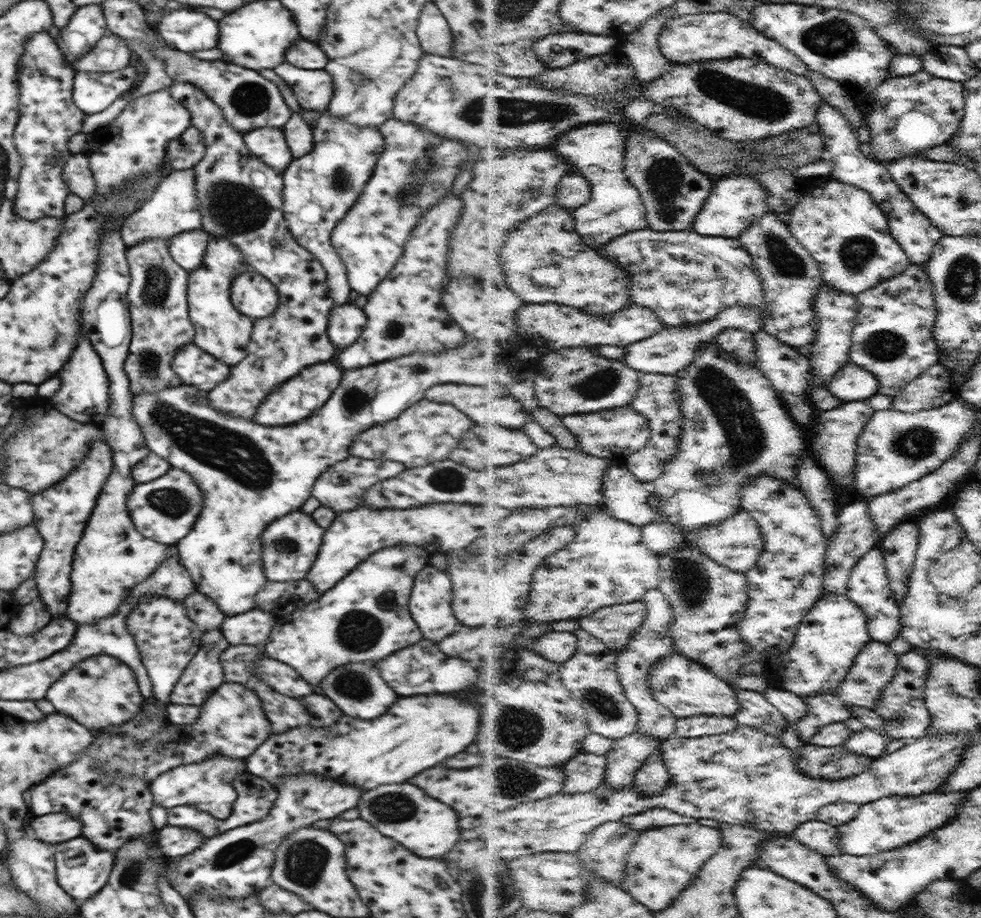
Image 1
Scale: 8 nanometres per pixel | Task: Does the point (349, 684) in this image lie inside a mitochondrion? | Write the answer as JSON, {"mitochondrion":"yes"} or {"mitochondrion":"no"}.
{"mitochondrion":"yes"}

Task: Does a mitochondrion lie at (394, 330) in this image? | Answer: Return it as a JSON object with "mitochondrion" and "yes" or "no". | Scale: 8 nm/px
{"mitochondrion":"yes"}

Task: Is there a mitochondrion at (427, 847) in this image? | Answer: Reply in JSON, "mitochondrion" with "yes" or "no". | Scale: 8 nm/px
{"mitochondrion":"no"}

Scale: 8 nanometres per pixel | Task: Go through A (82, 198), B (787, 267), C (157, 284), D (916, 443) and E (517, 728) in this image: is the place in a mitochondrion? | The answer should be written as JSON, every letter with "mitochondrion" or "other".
{"A":"other","B":"mitochondrion","C":"mitochondrion","D":"mitochondrion","E":"mitochondrion"}

